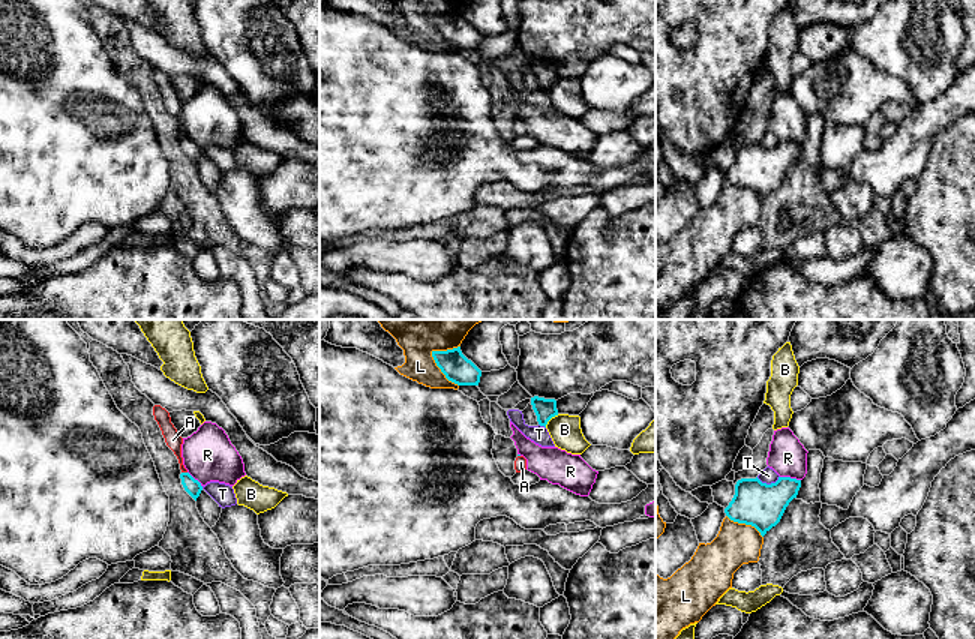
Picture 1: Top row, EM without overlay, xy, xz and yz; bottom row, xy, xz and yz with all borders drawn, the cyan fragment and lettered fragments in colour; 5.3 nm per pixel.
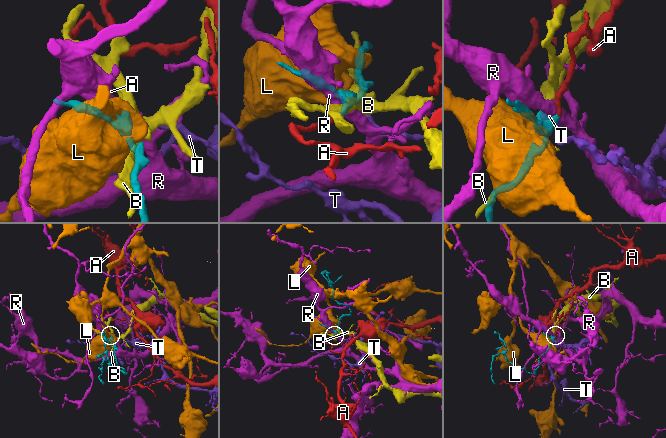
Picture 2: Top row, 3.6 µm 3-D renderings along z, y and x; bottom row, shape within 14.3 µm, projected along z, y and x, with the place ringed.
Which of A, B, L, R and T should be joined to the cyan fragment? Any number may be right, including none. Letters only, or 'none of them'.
A

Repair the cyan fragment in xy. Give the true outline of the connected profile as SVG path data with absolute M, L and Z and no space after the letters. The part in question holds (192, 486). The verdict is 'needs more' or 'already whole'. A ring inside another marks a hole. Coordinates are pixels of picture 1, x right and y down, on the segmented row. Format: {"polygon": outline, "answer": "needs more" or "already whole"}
{"polygon": "M154 405L153 416L162 430L166 446L174 452L174 454L178 459L182 470L180 478L184 490L196 501L196 498L202 490L202 486L188 472L188 470L183 465L183 458L182 458L183 438L178 435L177 429L171 423L170 412L165 408L162 408L160 405Z", "answer": "needs more"}

